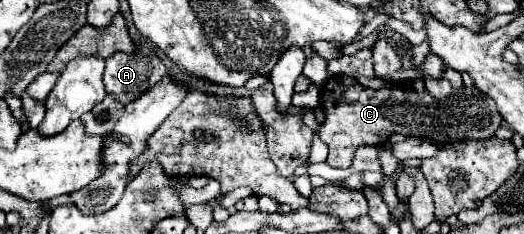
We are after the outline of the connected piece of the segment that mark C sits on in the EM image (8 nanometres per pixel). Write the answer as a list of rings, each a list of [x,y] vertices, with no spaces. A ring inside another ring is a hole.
[[[333,75],[321,85],[321,107],[327,115],[327,119],[319,129],[319,137],[329,147],[327,163],[331,167],[339,167],[339,169],[347,169],[351,165],[357,147],[387,143],[389,135],[395,131],[405,137],[423,137],[423,139],[431,139],[435,143],[447,143],[447,141],[461,141],[461,139],[489,139],[505,123],[501,119],[501,113],[497,111],[497,105],[493,103],[493,99],[489,99],[485,93],[477,91],[477,87],[461,87],[461,91],[457,91],[455,95],[451,95],[447,99],[435,99],[427,89],[415,91],[405,85],[393,85],[393,87],[383,87],[383,89],[363,87],[349,75]]]

